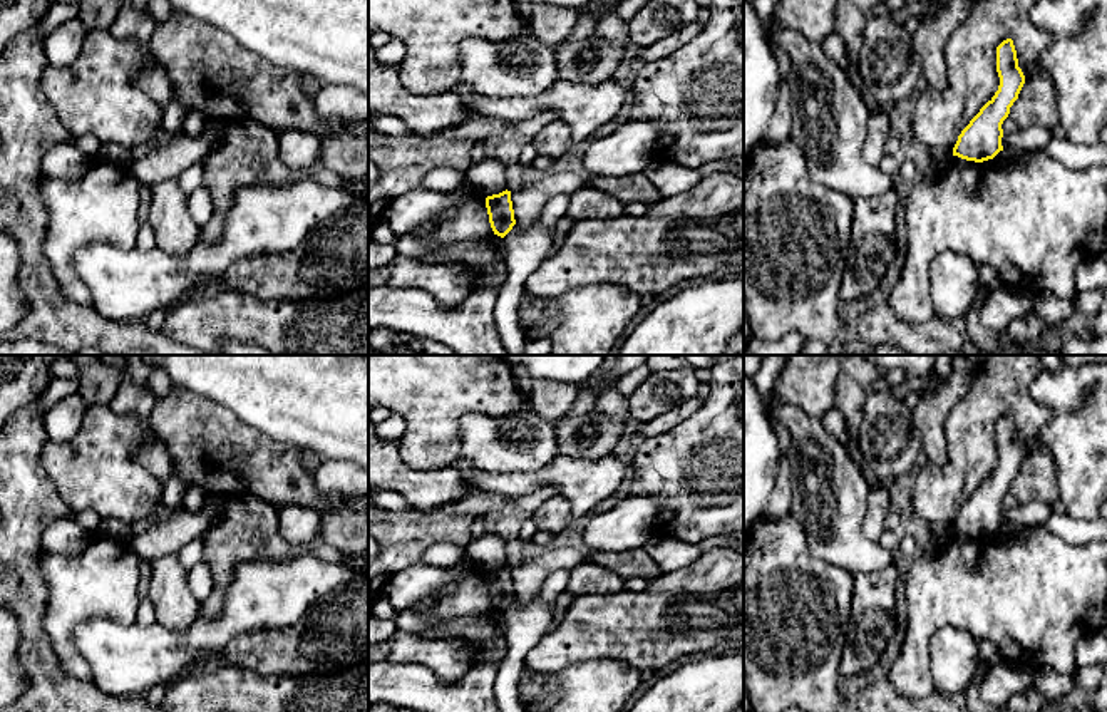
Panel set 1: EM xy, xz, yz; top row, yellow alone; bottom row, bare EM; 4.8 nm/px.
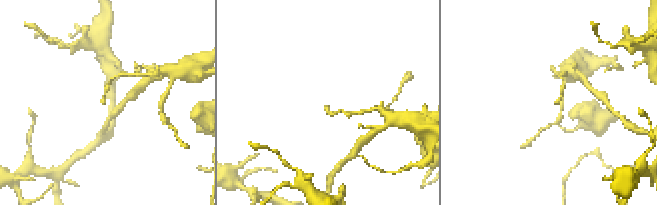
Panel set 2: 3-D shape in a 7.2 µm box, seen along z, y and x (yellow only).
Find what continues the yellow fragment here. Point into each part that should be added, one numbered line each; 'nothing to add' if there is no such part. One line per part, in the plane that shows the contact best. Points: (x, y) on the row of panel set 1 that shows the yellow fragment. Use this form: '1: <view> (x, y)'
nothing to add

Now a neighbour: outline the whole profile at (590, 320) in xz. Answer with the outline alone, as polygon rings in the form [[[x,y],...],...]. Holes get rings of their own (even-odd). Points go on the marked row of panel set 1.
[[[588,285],[556,298],[523,298],[517,308],[517,323],[526,333],[541,328],[548,313],[554,313],[556,325],[544,333],[553,342],[553,355],[613,355],[626,325],[641,308],[640,295],[621,285]]]

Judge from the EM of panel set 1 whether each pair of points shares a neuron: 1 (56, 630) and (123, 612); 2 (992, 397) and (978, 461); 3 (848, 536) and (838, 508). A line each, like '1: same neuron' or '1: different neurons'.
1: same neuron
2: same neuron
3: same neuron

